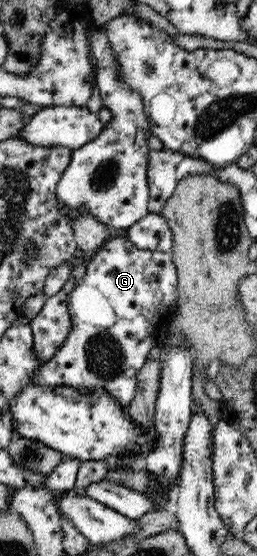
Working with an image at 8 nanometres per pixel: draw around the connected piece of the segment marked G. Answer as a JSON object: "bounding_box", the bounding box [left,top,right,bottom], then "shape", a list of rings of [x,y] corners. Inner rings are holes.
{"bounding_box":[34,236,177,410],"shape":[[[126,236],[109,238],[96,250],[96,255],[87,265],[86,275],[81,278],[70,291],[67,302],[71,320],[70,332],[67,334],[66,340],[62,343],[62,346],[60,346],[60,350],[56,351],[56,354],[44,363],[42,368],[38,368],[38,372],[36,372],[36,376],[34,376],[34,383],[36,383],[37,386],[44,387],[71,387],[72,389],[78,389],[78,391],[82,391],[83,389],[88,389],[88,391],[104,389],[104,391],[118,403],[120,409],[128,410],[130,402],[137,396],[137,377],[139,376],[140,369],[144,367],[146,360],[149,358],[149,352],[161,342],[161,338],[168,331],[169,319],[177,310],[177,284],[176,265],[172,260],[170,252],[140,250],[138,247],[134,246]]]}

